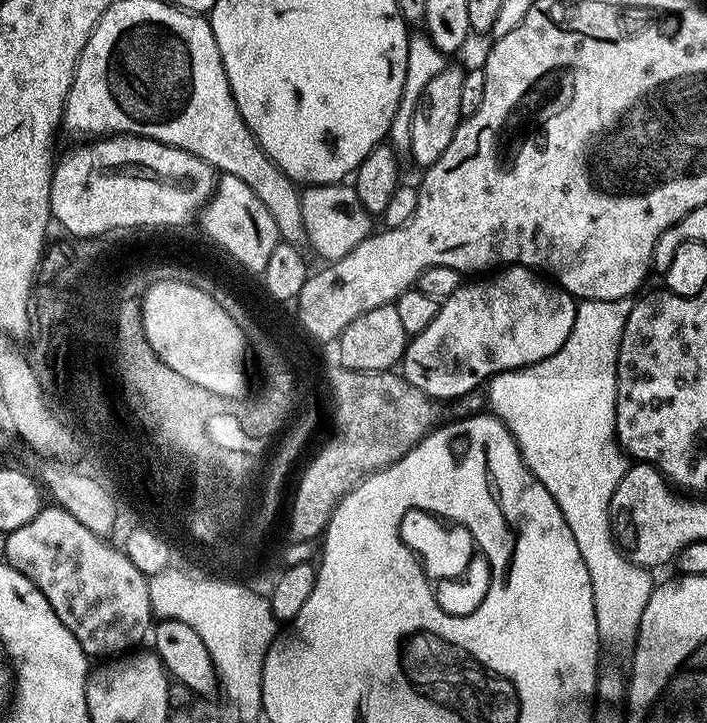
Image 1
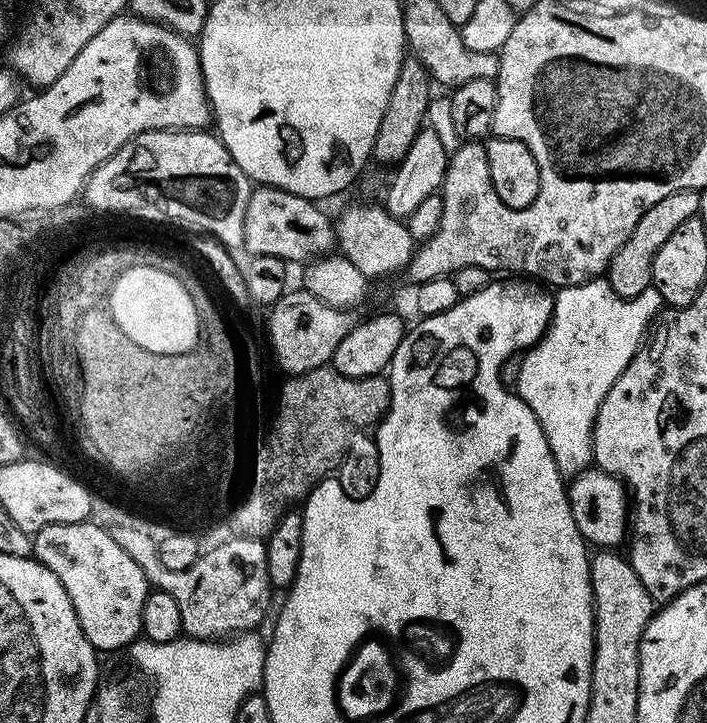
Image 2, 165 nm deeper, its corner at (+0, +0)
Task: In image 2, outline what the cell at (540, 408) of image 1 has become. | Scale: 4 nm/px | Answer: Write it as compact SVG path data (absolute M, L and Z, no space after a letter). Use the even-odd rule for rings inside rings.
M603 279L589 280L586 284L571 284L555 293L552 301L552 322L539 342L523 353L524 361L520 364L514 391L521 400L526 401L530 410L534 410L546 434L550 454L554 454L554 462L561 473L583 472L593 463L592 427L600 403L606 398L610 386L614 386L622 370L626 370L640 345L645 343L646 333L661 308L662 301L656 288L648 288L632 300L625 300Z

